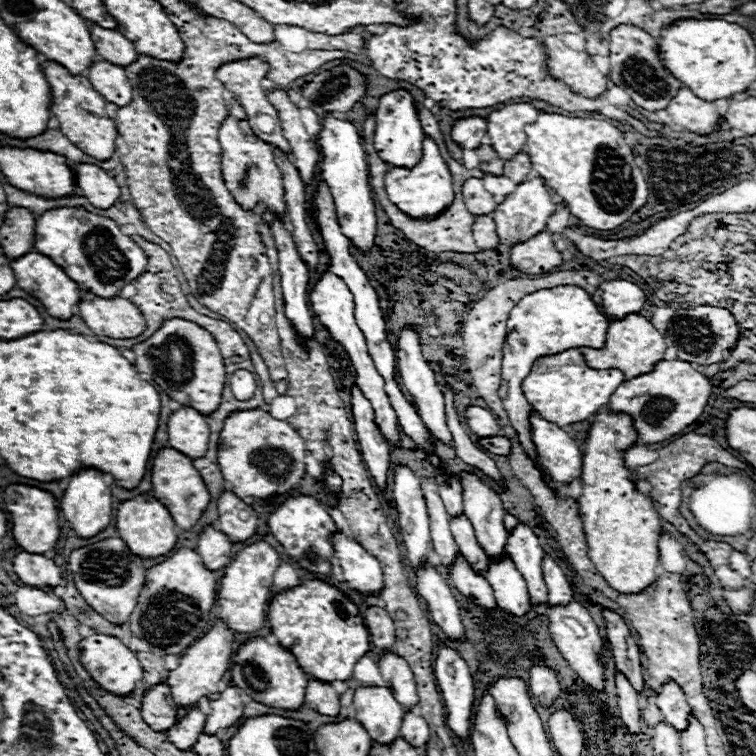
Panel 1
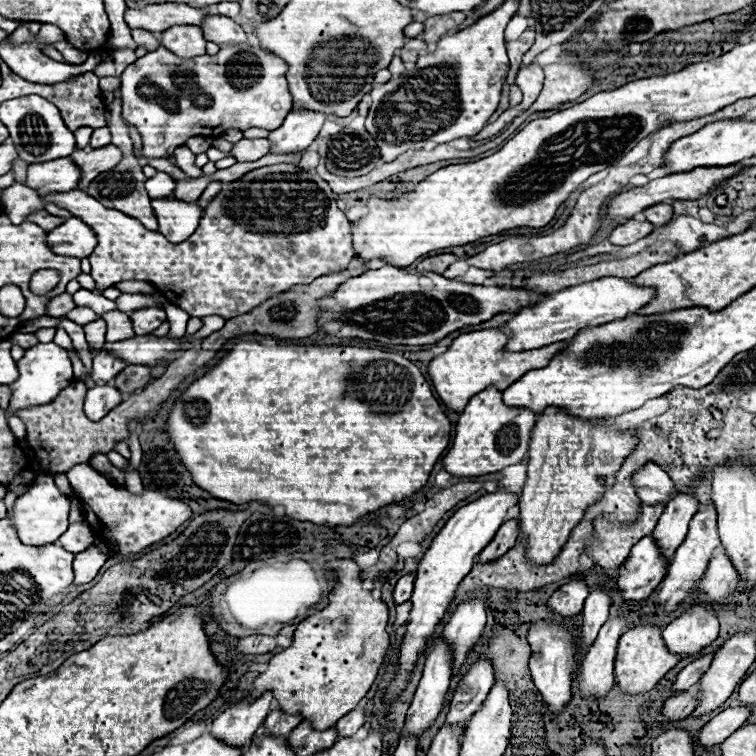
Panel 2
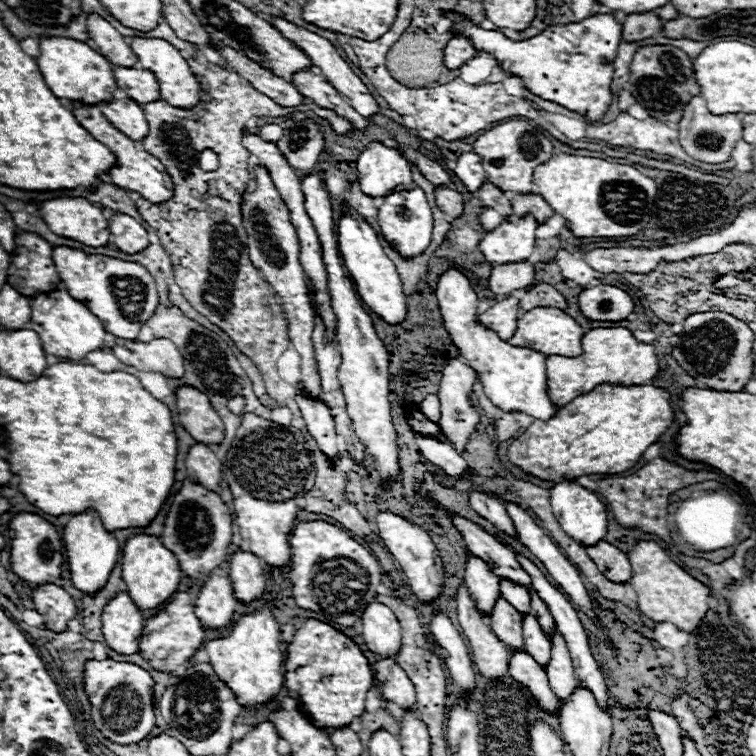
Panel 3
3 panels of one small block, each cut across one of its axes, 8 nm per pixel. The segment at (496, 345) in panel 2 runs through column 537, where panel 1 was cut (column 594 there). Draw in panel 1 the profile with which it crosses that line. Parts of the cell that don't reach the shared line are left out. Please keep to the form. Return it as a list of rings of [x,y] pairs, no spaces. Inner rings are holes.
[[[630,314],[624,320],[612,320],[608,334],[606,334],[606,346],[602,350],[596,348],[582,348],[580,350],[586,364],[596,370],[606,370],[606,368],[618,368],[622,374],[628,378],[646,374],[652,370],[656,362],[664,358],[666,352],[666,338],[650,324],[648,318],[640,314]]]

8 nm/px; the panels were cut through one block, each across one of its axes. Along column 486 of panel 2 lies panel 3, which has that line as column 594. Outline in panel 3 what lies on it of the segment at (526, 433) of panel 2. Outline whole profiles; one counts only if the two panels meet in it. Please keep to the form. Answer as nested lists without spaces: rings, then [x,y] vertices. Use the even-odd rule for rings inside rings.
[[[606,382],[566,404],[552,420],[534,420],[508,448],[508,460],[524,472],[552,482],[584,474],[618,474],[630,470],[646,448],[666,432],[672,420],[674,408],[668,388],[652,384],[618,386]]]

